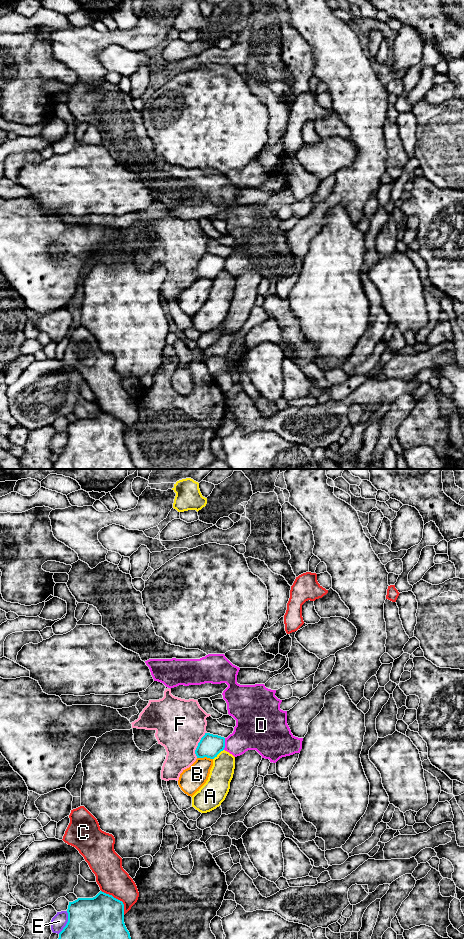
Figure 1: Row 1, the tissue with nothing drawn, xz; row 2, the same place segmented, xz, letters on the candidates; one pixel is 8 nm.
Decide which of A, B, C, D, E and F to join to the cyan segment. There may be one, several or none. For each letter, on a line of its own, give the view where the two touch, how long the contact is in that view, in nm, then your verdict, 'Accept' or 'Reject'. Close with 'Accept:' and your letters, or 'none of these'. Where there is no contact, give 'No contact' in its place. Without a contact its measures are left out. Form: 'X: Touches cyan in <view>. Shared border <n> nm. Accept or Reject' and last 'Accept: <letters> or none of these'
A: Touches cyan in xz. Shared border 120 nm. Reject
B: Touches cyan in xz. Shared border 130 nm. Reject
C: Touches cyan in xz. Shared border 280 nm. Reject
D: Touches cyan in xz. Shared border 100 nm. Reject
E: Touches cyan in xz. Shared border 200 nm. Reject
F: Touches cyan in xz. Shared border 220 nm. Reject
Accept: none of these

